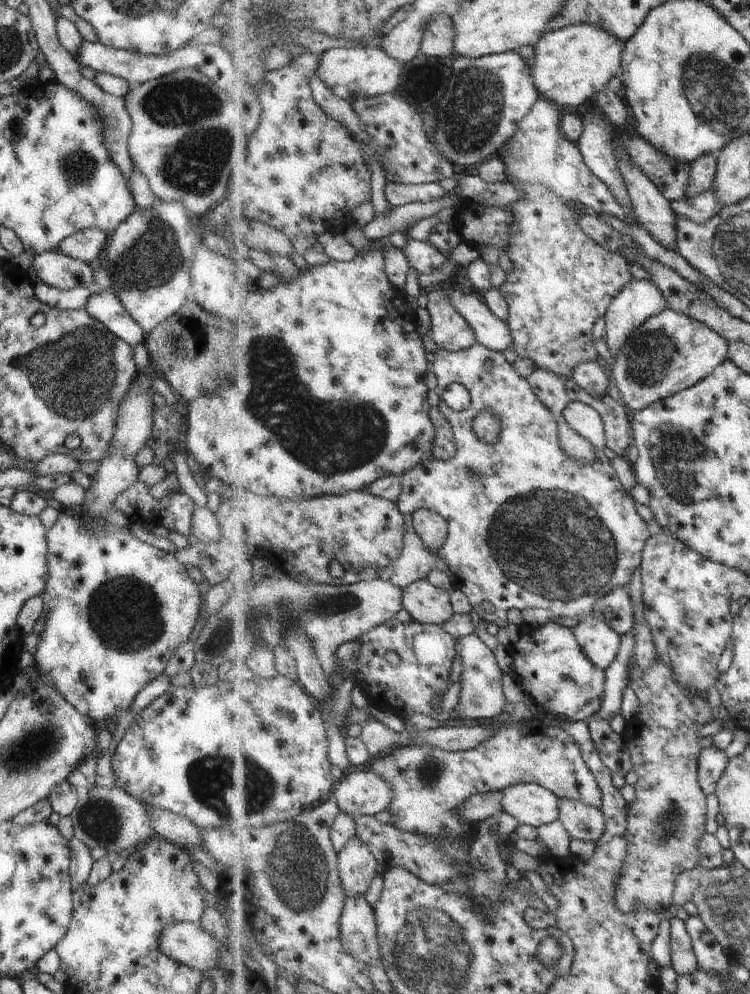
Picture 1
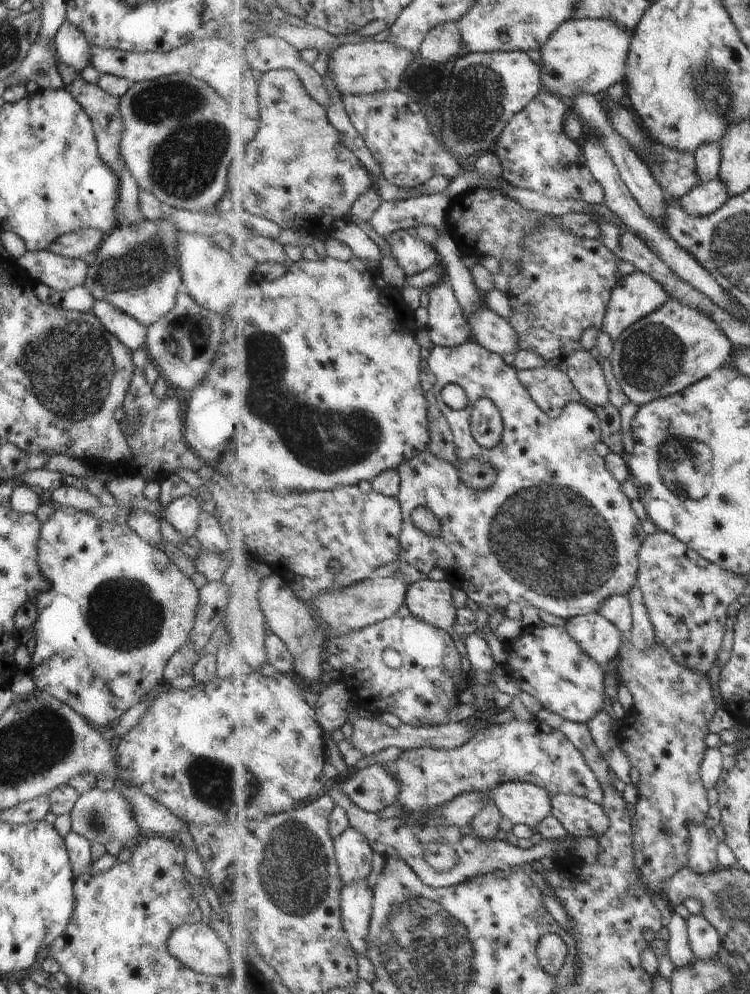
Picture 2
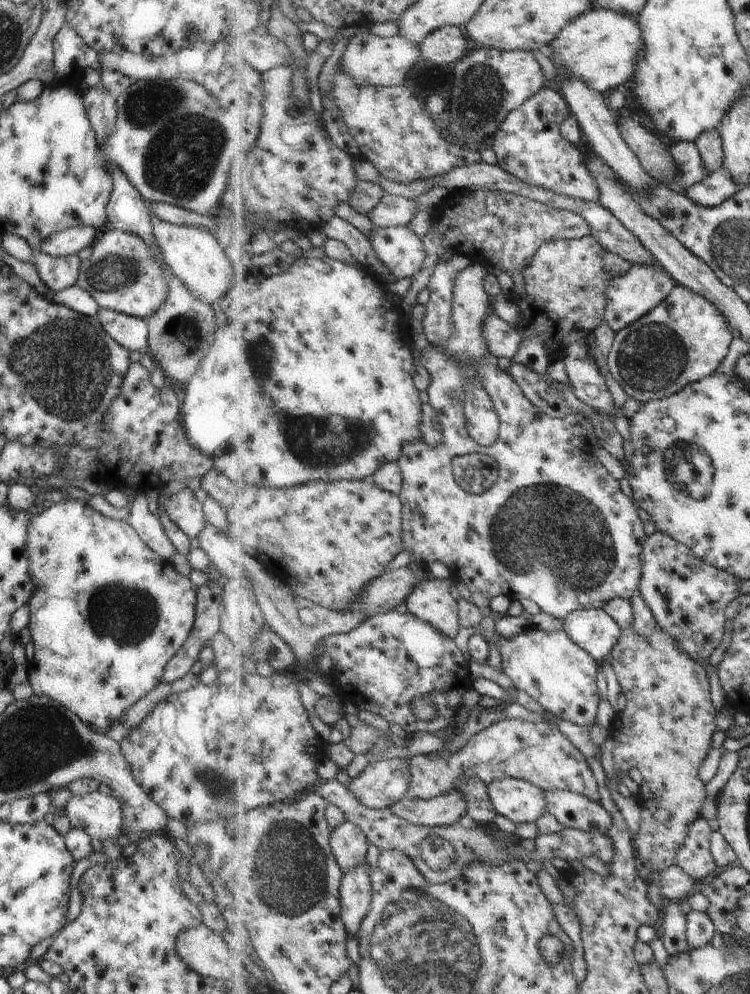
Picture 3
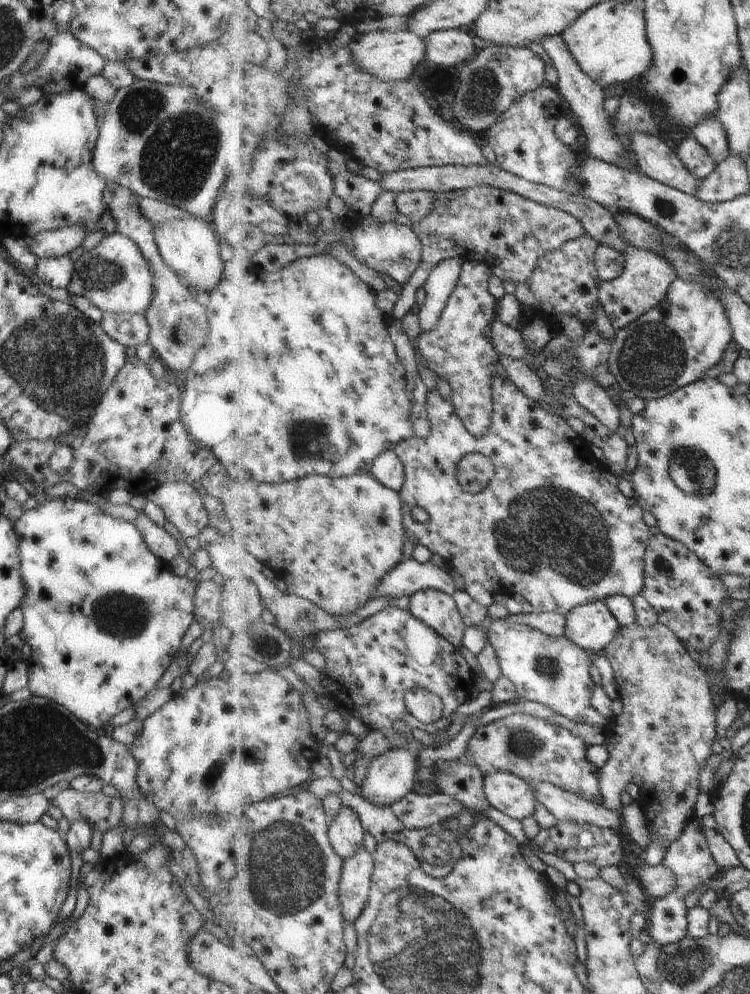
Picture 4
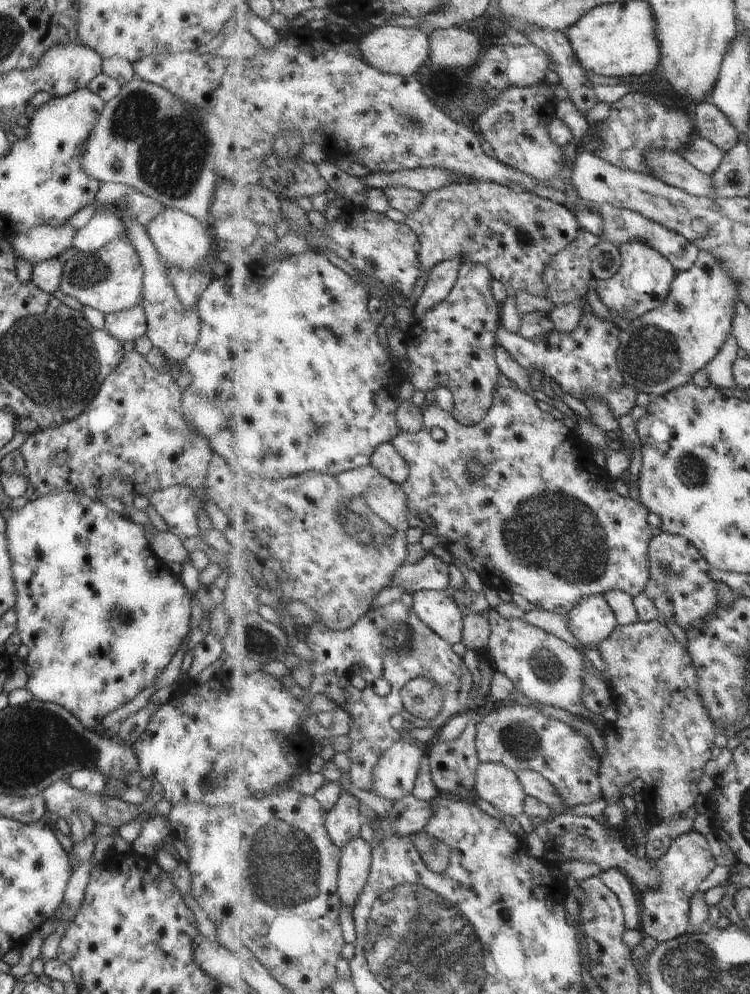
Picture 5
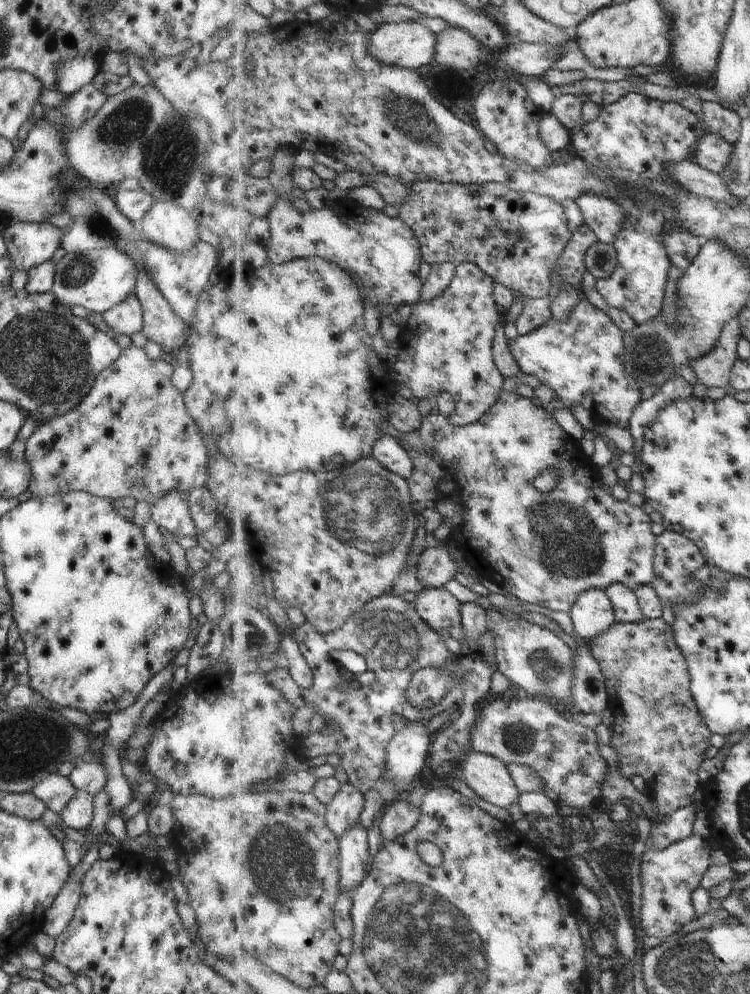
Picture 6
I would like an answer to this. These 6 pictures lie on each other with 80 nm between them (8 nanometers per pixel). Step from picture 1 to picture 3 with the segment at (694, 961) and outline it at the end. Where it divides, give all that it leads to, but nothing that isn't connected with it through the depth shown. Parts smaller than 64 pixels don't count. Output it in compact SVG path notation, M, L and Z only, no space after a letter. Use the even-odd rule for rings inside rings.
M665 901L665 911L659 926L663 927L664 934L661 940L669 954L678 955L690 950L688 945L688 916L681 912L679 902Z

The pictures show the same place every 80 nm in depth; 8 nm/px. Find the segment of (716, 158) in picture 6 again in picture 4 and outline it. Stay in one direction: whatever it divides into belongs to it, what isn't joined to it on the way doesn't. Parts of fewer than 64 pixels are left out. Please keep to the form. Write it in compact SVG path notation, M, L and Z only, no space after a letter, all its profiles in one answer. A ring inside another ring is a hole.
M694 137L681 141L676 152L697 180L708 178L717 168L717 162L711 156L711 152L705 150L705 146Z

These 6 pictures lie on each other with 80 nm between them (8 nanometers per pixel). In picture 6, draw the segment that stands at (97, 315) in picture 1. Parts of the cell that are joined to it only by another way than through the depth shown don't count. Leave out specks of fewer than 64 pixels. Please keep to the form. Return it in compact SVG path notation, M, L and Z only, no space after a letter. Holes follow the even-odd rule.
M133 292L125 296L123 302L111 306L101 314L112 333L131 336L133 332L141 331L141 308Z

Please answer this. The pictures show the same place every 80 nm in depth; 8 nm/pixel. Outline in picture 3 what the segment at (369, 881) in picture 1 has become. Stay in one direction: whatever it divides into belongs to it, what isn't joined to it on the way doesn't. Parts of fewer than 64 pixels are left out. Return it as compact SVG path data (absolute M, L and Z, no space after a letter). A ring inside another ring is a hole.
M346 820L332 831L330 842L333 854L336 854L337 862L345 873L368 862L368 838L355 823Z

